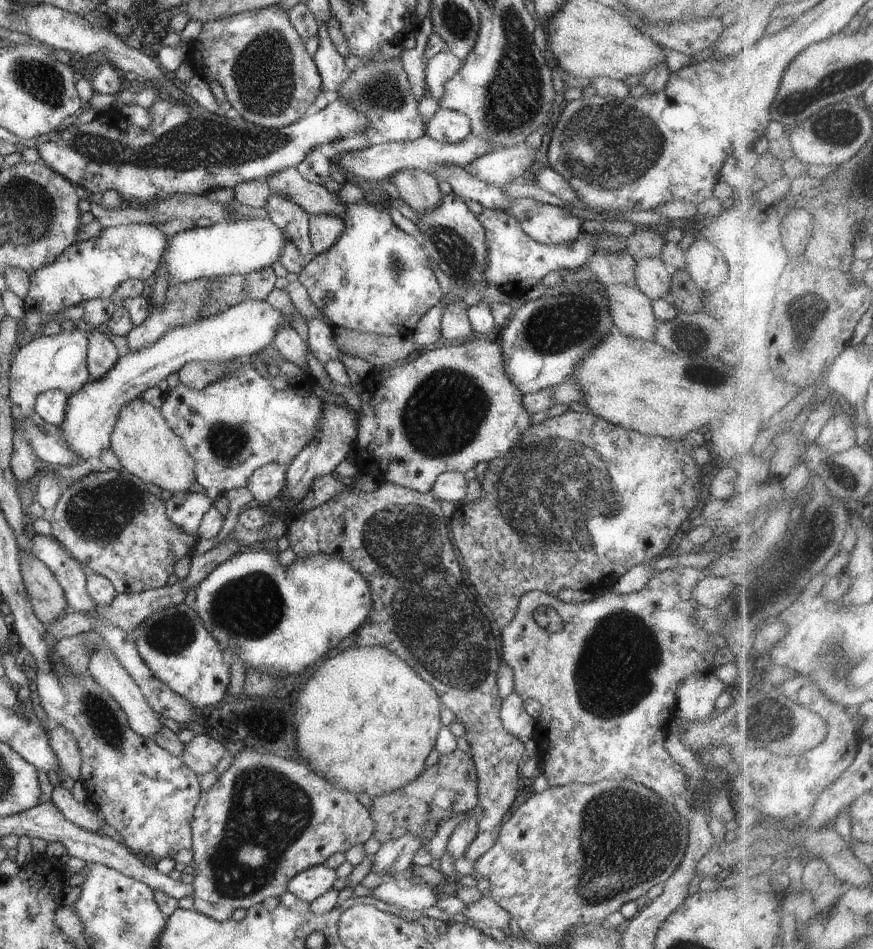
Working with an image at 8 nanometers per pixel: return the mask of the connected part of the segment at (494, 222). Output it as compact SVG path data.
M484 209L477 217L485 230L487 265L483 277L489 285L511 297L526 294L528 289L542 281L552 270L577 271L598 249L597 233L594 232L583 230L579 238L567 249L539 243L530 238L520 228L518 221L502 209Z

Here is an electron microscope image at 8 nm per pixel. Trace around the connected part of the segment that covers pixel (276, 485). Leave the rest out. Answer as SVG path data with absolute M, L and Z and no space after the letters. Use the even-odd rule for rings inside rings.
M277 462L257 468L248 478L244 487L255 498L254 504L266 505L278 498L287 481L286 468Z

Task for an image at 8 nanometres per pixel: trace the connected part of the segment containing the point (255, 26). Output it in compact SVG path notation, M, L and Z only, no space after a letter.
M282 4L272 5L266 8L261 8L257 11L244 11L229 16L228 18L223 18L222 20L205 22L202 25L198 37L190 42L186 54L188 61L194 64L194 70L196 70L196 62L204 62L204 64L206 64L206 68L204 68L204 78L208 82L212 82L212 80L218 82L218 84L224 88L227 106L232 106L238 110L238 112L243 116L244 121L268 130L279 129L300 120L304 116L306 110L308 110L308 106L314 102L314 99L322 89L320 73L318 72L312 56L310 56L306 51L306 47L304 47L306 40L296 32L296 29L292 26L291 20L289 19L289 12L282 9L281 5Z

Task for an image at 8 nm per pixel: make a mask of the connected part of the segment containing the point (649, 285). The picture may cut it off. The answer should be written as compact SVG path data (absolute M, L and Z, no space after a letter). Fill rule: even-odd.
M659 256L644 257L637 260L635 286L652 300L663 297L670 288L672 275L675 273L673 266L667 265Z

